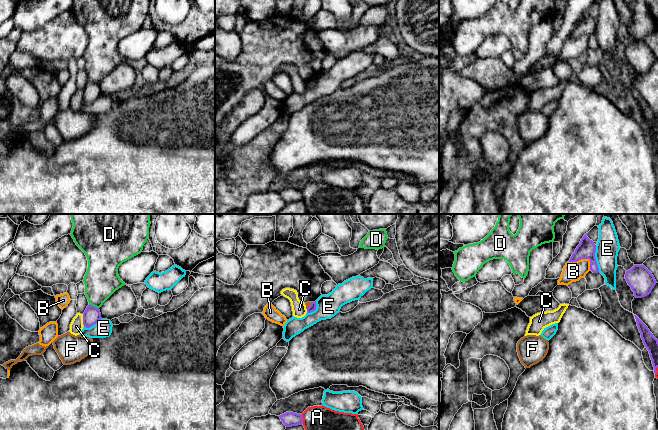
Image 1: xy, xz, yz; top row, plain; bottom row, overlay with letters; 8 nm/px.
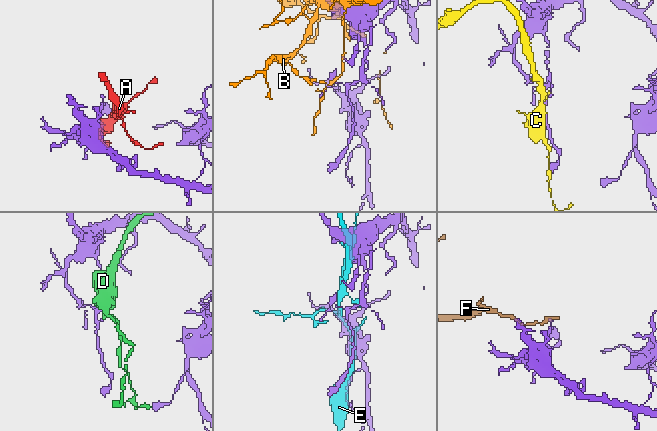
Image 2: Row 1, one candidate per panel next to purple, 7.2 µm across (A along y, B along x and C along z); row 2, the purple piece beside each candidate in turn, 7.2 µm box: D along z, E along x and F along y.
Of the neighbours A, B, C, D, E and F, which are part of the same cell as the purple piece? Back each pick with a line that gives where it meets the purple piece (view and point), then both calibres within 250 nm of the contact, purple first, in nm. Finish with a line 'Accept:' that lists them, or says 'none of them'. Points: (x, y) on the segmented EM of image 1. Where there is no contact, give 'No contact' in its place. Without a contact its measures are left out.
Accept: none of them

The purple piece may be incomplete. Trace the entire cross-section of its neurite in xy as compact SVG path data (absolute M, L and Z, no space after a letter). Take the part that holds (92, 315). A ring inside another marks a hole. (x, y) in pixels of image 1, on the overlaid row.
M88 305L85 312L83 313L83 325L86 328L90 328L101 320L101 313L99 308L92 305Z

